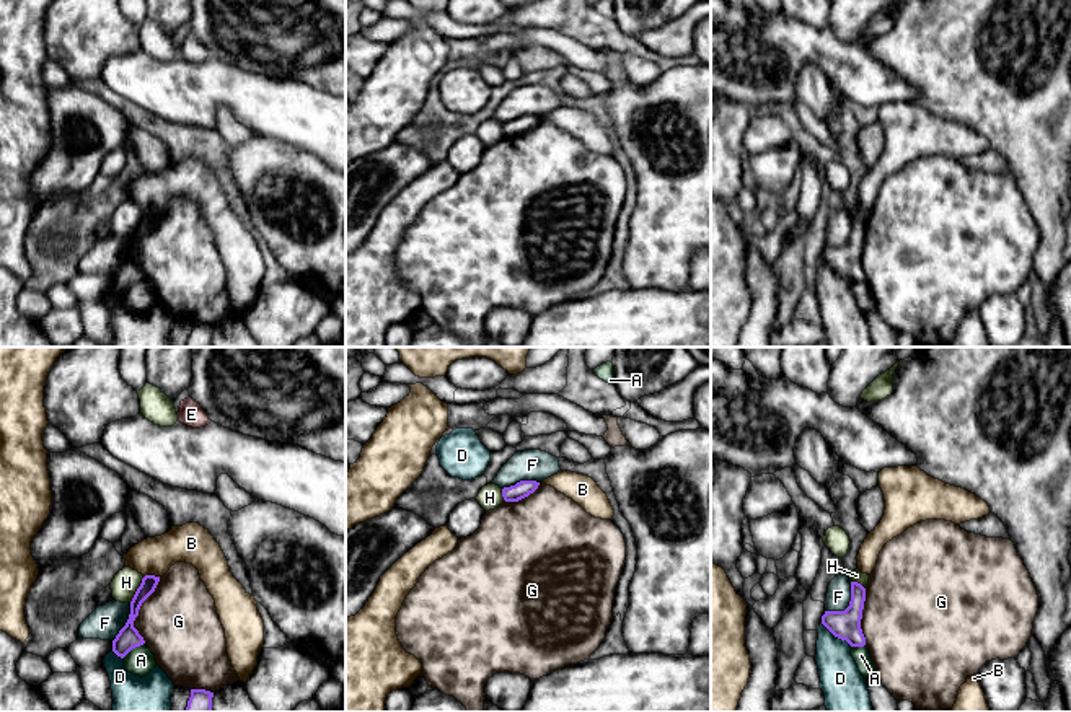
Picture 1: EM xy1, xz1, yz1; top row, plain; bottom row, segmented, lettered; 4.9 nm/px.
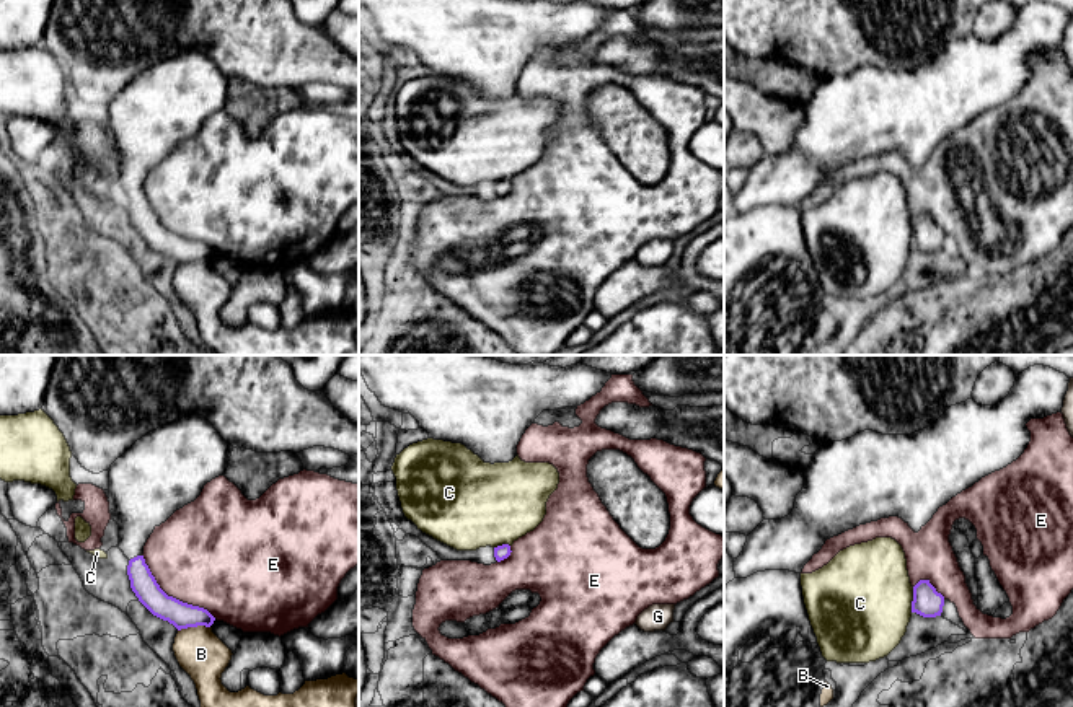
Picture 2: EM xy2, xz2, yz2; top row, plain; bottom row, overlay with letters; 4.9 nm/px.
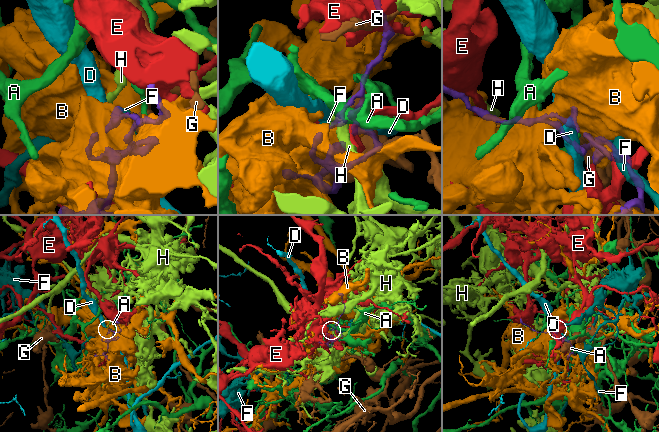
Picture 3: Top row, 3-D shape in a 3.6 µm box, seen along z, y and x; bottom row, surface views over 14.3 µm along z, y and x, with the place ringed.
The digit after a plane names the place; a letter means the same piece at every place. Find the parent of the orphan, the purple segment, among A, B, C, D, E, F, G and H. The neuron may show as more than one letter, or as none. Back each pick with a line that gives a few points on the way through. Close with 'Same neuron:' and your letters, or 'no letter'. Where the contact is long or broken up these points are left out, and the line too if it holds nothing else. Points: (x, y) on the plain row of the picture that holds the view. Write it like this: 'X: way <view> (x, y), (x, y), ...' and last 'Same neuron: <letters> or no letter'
Same neuron: no letter

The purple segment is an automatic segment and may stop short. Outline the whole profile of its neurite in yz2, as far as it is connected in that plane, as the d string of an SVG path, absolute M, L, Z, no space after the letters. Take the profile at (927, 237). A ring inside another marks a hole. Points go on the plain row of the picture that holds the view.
M920 215L913 222L912 248L923 252L941 251L944 241L944 231L936 226L929 215Z

